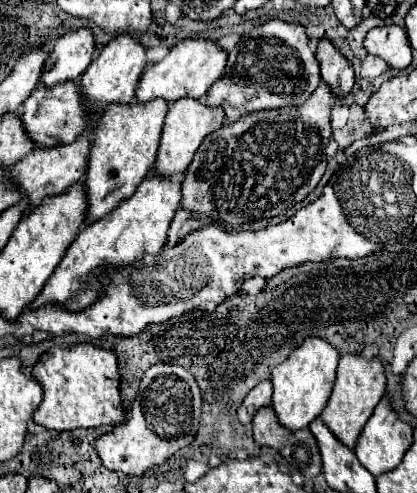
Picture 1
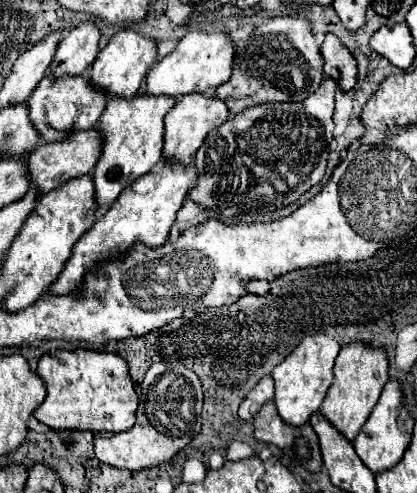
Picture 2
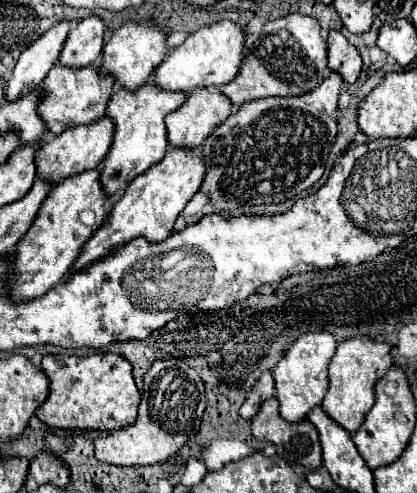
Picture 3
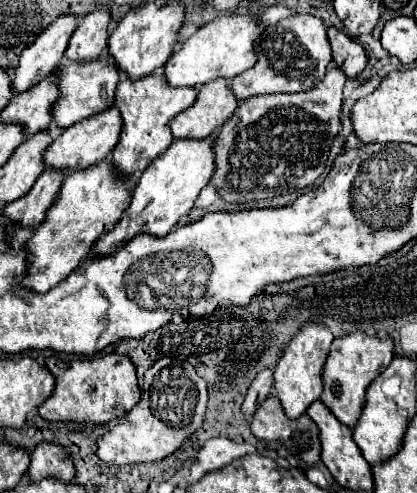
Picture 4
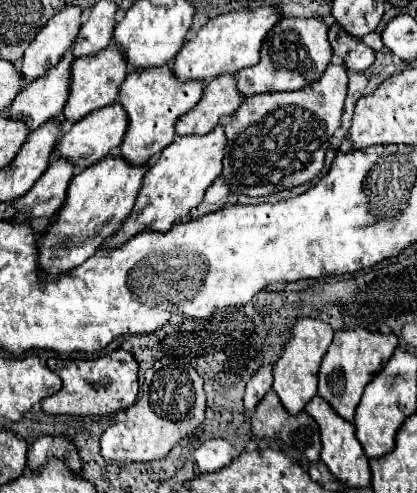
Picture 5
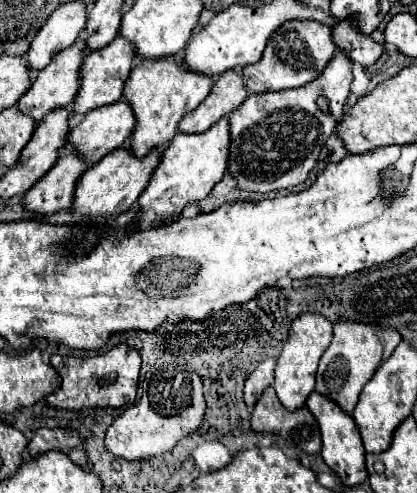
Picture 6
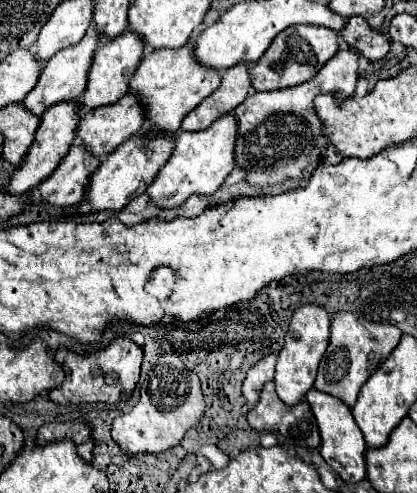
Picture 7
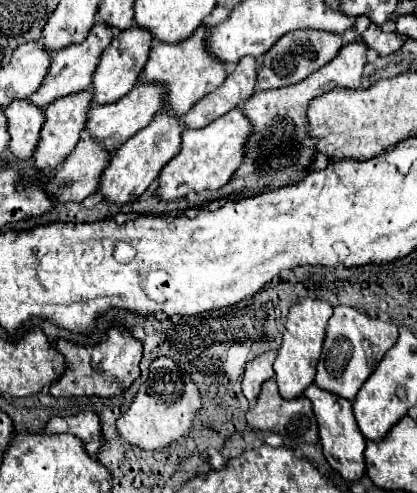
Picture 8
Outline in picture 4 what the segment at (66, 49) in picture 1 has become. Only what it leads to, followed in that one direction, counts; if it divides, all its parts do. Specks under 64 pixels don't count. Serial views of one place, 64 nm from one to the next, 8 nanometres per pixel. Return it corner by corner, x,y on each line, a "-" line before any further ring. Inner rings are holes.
96,6
84,16
80,26
70,38
66,56
76,62
86,62
98,58
108,48
108,26
110,26
110,6

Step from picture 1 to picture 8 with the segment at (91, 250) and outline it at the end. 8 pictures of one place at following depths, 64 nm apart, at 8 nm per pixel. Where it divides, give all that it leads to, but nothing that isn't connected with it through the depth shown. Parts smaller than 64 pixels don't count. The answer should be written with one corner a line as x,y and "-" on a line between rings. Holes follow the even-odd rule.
236,106
222,118
214,120
212,124
190,130
186,128
182,132
182,150
180,154
162,168
160,172
160,186
158,194
164,200
176,200
190,192
202,192
202,190
218,190
224,186
232,174
240,168
244,160
244,144
248,142
248,136
252,134
252,122
244,116
244,110

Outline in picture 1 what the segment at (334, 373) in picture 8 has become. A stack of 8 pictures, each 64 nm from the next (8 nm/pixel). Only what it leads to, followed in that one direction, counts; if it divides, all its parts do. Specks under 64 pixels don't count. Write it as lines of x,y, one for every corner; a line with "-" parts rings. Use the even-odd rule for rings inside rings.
340,356
338,370
336,370
336,382
334,382
332,394
328,398
326,408
322,410
320,418
342,444
346,444
348,448
354,448
354,444
362,432
362,426
372,416
372,412
384,392
386,392
386,376
384,376
384,364
380,362
380,358

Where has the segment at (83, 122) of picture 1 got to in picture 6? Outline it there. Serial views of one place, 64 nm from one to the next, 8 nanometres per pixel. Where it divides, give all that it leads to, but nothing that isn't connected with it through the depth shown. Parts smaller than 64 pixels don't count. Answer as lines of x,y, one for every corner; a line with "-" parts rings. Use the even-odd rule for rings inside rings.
116,36
112,40
112,44
104,46
102,50
94,50
84,58
82,70
80,70
80,90
74,98
74,114
86,114
94,108
106,106
106,104
114,104
122,98
122,90
124,90
124,82
128,80
128,72
132,68
132,60
134,60
136,52
132,52
132,44
128,44
128,40
124,40
122,36

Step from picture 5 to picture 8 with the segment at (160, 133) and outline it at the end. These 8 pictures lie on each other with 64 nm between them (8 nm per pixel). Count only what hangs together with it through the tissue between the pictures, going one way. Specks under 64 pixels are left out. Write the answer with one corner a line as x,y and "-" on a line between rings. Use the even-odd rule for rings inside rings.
202,24
192,36
188,36
188,40
184,40
184,44
154,44
150,50
148,64
140,74
140,80
158,82
166,88
168,96
166,96
164,110
176,116
184,116
200,98
214,92
226,78
224,62
216,60
208,52
206,38
208,38
208,30

